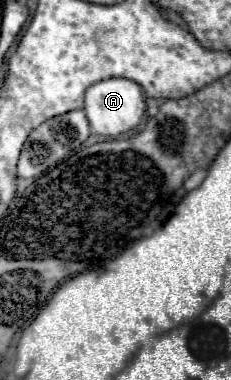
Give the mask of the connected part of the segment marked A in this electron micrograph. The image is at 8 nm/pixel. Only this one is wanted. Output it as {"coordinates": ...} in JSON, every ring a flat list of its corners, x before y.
{"coordinates":[[109,78,87,88,83,110,89,120,91,132,107,138,117,138,119,134,135,128,141,122,141,116,145,114,145,96,137,82,127,78]]}

